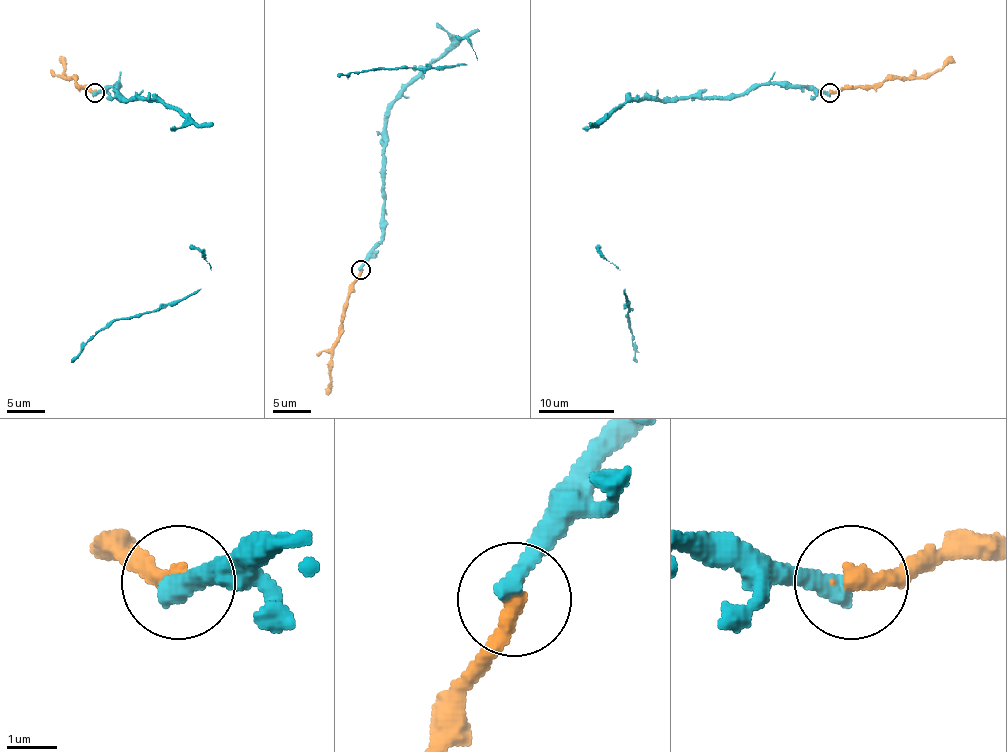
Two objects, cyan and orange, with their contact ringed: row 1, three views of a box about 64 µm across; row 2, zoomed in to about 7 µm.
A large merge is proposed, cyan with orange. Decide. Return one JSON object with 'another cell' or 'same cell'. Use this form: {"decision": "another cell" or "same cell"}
{"decision": "same cell"}

